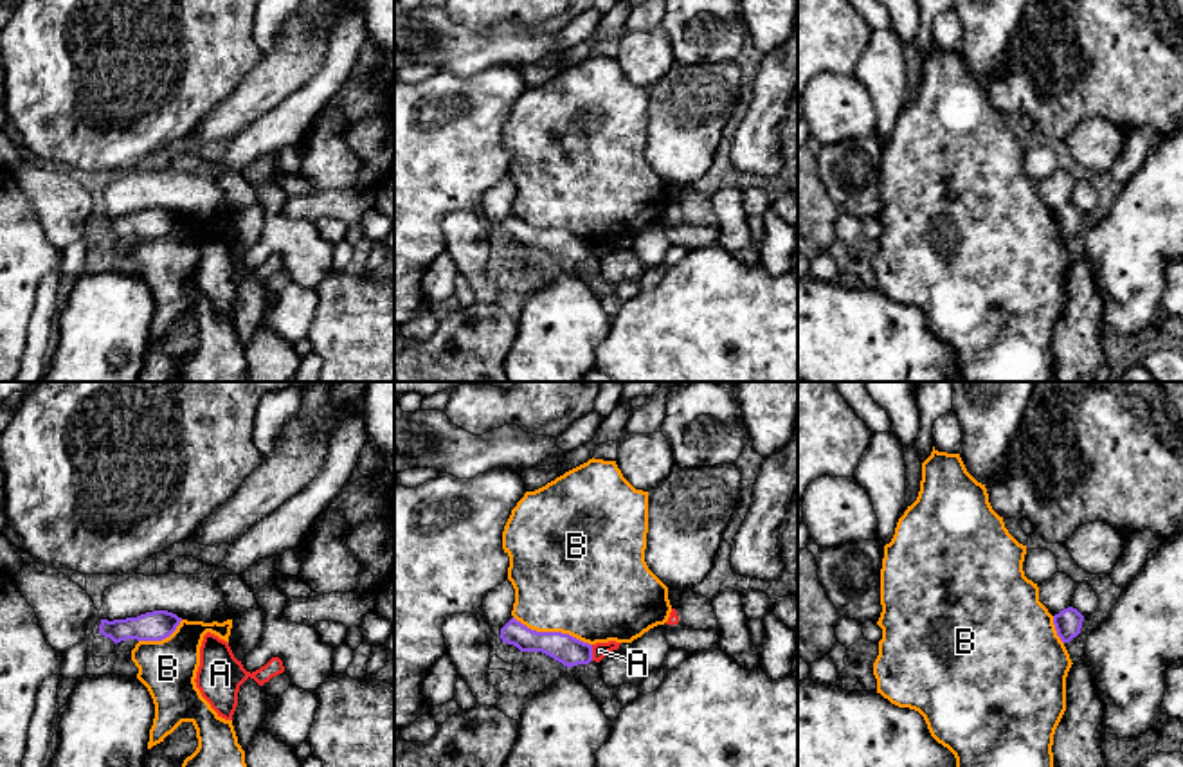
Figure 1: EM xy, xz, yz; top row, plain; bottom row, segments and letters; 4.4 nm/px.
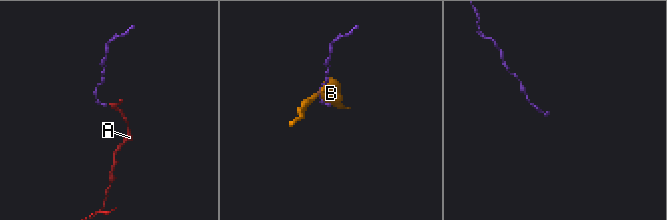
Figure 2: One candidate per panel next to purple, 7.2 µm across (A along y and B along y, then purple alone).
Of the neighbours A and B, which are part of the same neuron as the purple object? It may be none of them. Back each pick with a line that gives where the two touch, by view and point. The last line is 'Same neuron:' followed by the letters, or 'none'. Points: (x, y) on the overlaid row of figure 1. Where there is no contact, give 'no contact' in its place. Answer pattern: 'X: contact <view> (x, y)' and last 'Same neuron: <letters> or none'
Same neuron: none

